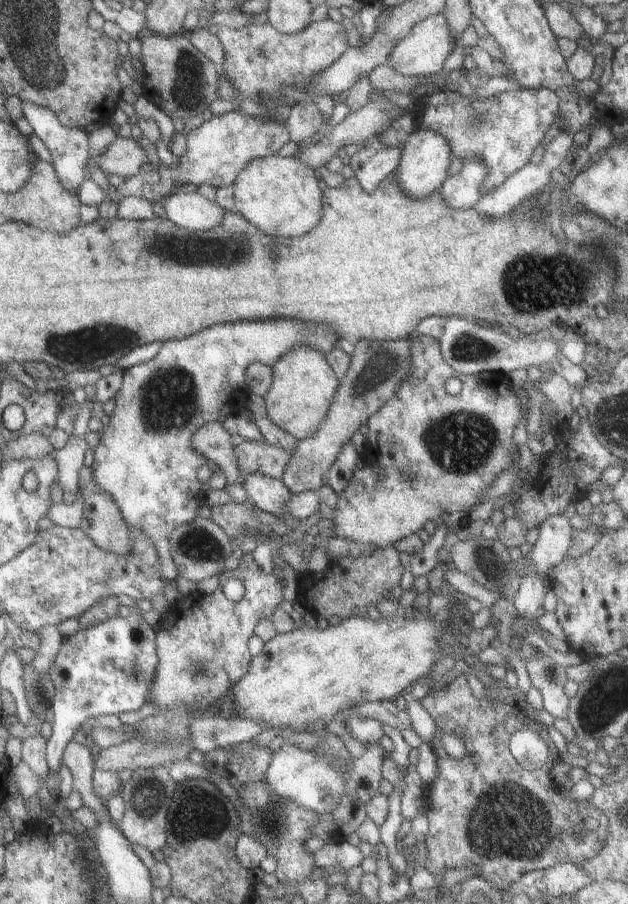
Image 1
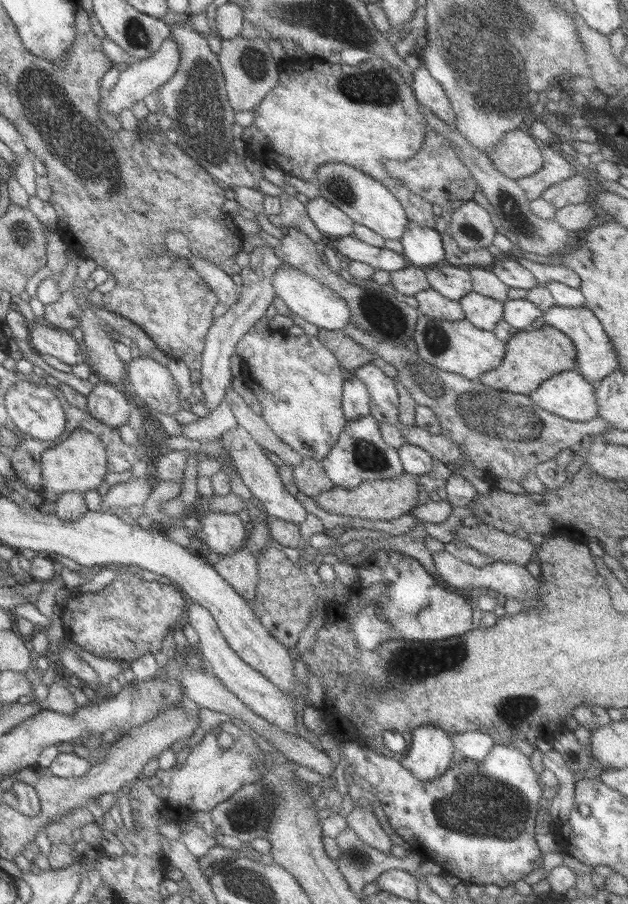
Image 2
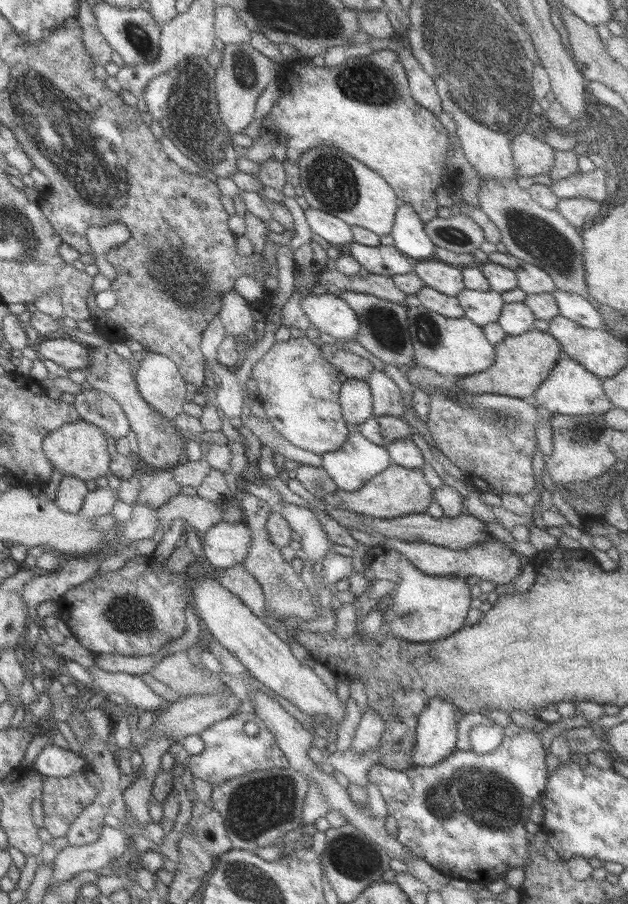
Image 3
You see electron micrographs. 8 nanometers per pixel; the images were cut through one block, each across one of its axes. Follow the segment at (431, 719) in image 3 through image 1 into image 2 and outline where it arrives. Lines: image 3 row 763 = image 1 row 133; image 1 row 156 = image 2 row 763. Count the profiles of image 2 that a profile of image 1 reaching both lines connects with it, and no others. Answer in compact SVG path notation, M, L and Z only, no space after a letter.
M427 724L411 732L409 750L399 762L419 782L429 782L447 770L452 757L453 745L449 735Z

